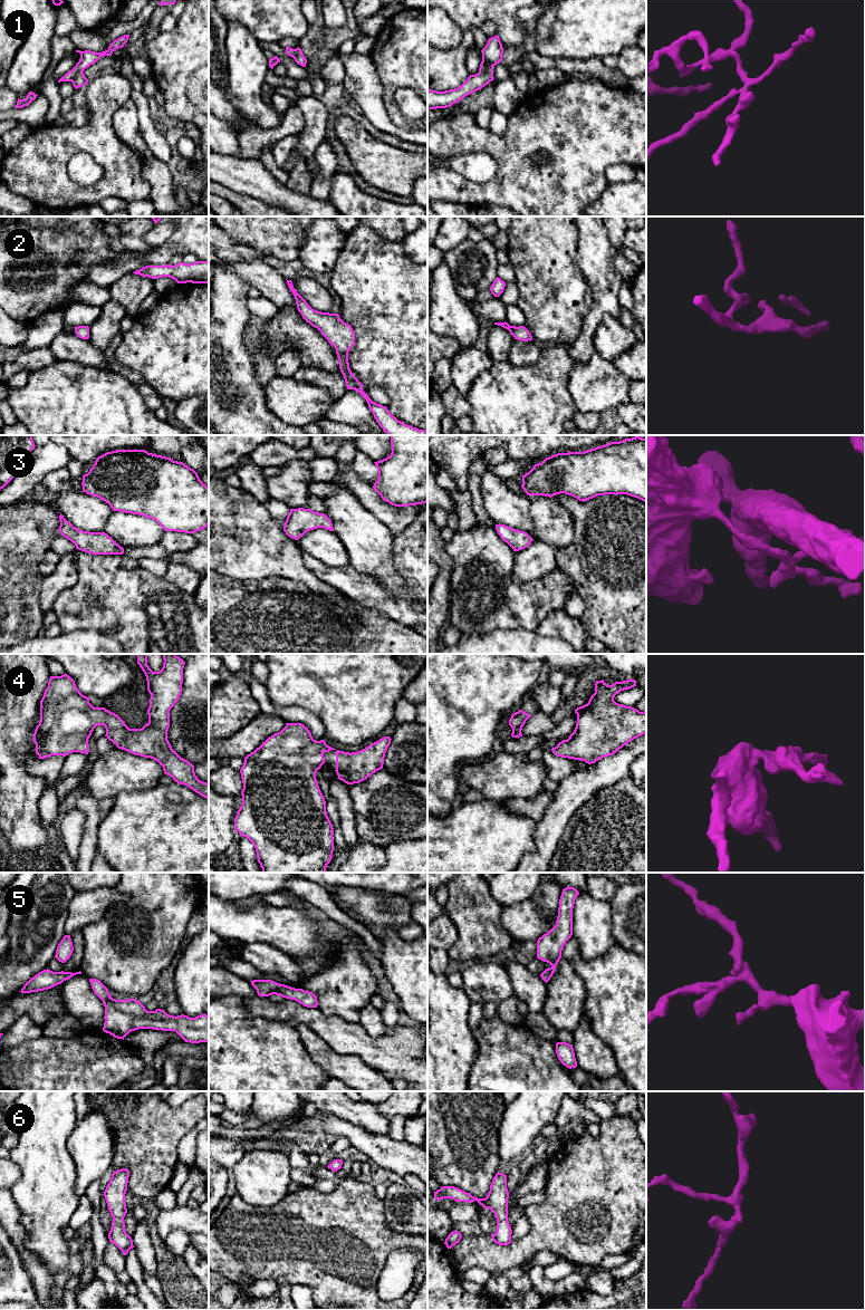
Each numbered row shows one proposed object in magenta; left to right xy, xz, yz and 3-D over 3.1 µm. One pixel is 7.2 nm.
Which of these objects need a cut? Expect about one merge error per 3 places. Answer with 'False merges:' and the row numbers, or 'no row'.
False merges: 1

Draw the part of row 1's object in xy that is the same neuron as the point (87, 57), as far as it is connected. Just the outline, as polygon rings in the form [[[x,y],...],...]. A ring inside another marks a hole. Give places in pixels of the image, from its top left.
[[[124,35],[118,39],[114,40],[107,50],[102,52],[94,52],[90,50],[81,51],[80,60],[76,64],[76,66],[69,70],[64,77],[61,77],[58,83],[60,81],[71,81],[75,75],[79,71],[84,71],[87,67],[95,64],[100,57],[104,56],[112,56],[113,51],[123,48],[124,45],[127,42],[129,35]]]

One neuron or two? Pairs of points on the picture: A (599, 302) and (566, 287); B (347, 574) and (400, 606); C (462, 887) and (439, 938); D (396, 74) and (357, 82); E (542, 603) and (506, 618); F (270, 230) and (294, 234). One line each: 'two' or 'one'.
A: two
B: one
C: two
D: two
E: one
F: one

